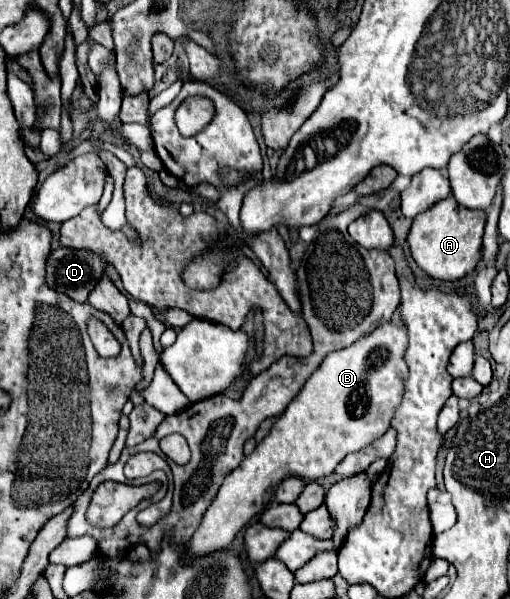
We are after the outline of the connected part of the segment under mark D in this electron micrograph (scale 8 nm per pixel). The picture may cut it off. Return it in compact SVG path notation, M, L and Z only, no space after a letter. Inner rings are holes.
M57 248L47 256L45 282L75 302L87 302L95 282L105 274L105 266L105 258L99 258L91 250Z

